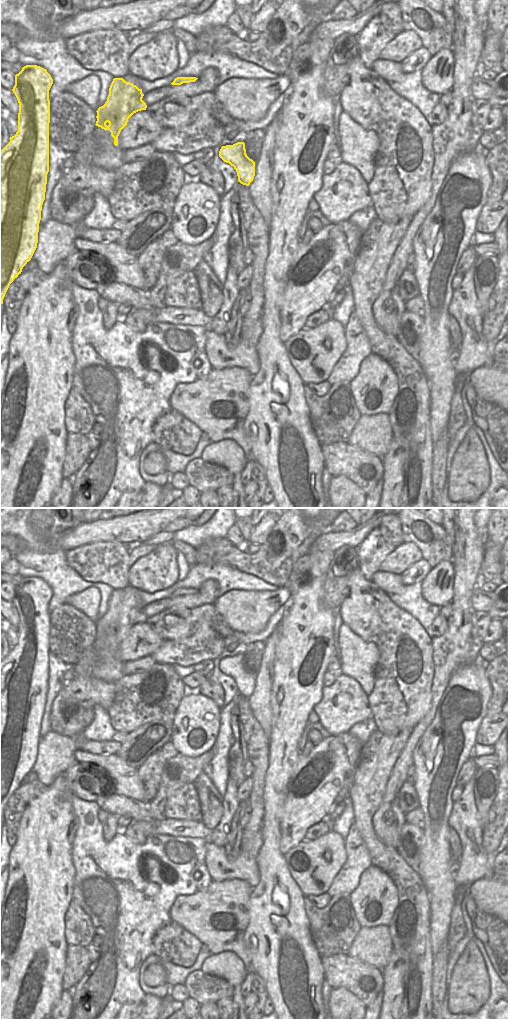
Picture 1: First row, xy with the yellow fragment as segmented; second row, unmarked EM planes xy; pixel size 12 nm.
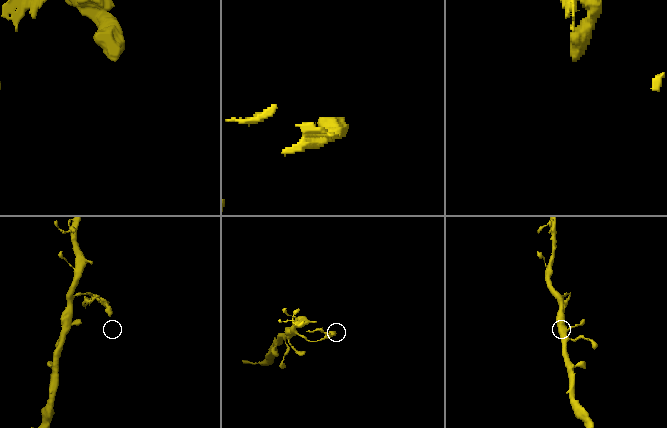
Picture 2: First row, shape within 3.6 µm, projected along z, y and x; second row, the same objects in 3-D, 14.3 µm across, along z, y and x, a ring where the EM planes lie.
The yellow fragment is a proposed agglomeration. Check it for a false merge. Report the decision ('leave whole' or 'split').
leave whole

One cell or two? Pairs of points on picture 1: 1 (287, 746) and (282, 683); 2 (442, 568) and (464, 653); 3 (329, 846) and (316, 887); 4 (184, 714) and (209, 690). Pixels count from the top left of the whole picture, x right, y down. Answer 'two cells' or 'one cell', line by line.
1: one cell
2: two cells
3: one cell
4: two cells

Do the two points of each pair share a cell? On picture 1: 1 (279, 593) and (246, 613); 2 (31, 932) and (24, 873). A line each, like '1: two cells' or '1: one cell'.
1: one cell
2: one cell

